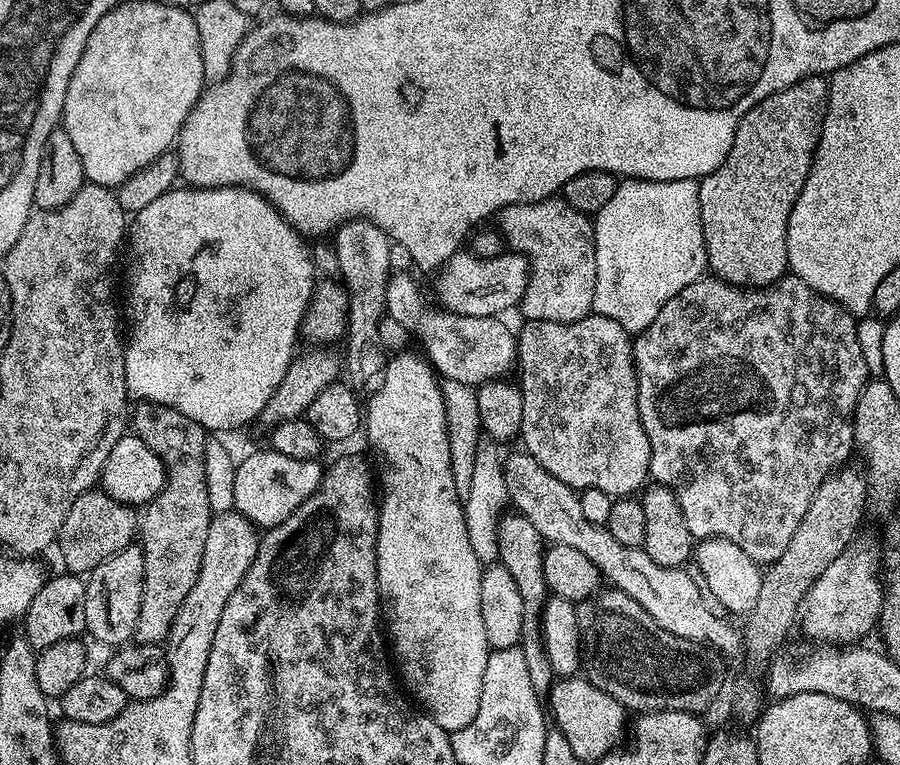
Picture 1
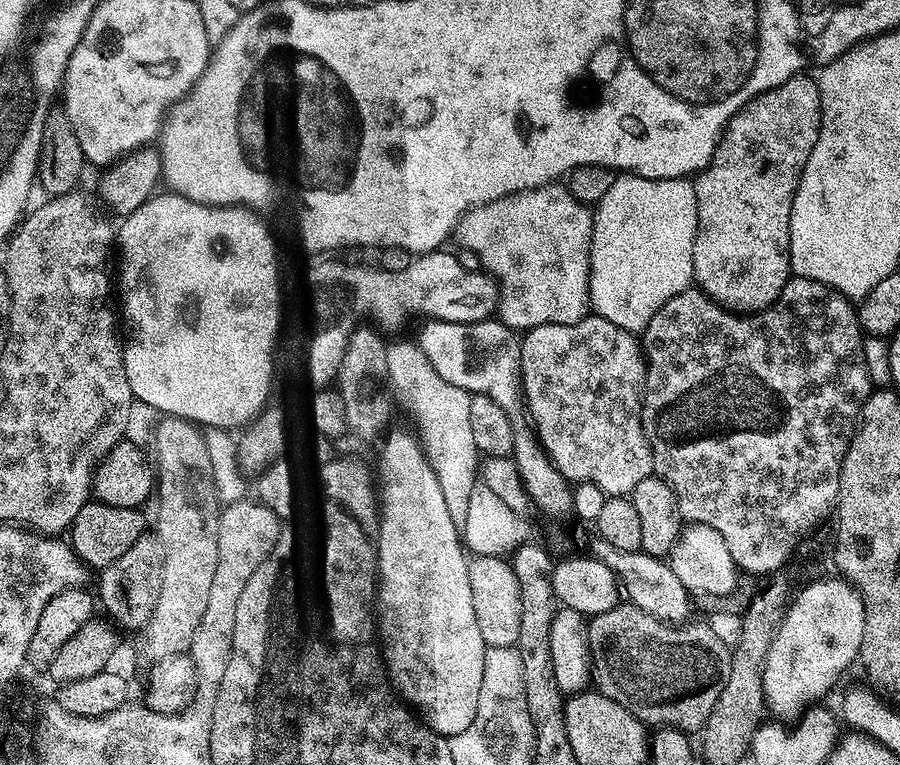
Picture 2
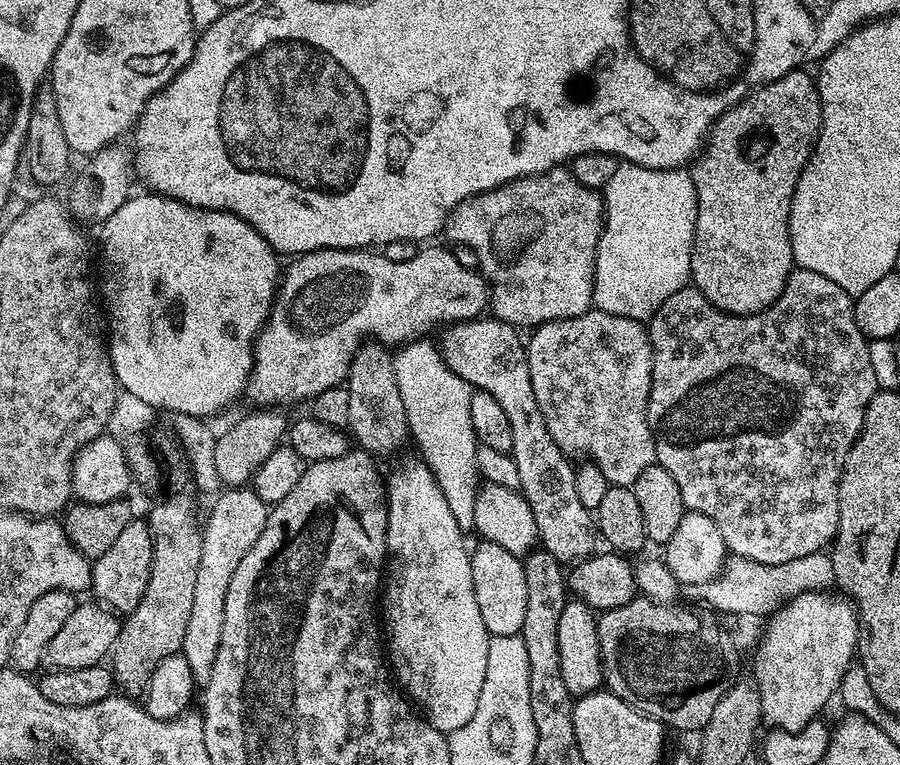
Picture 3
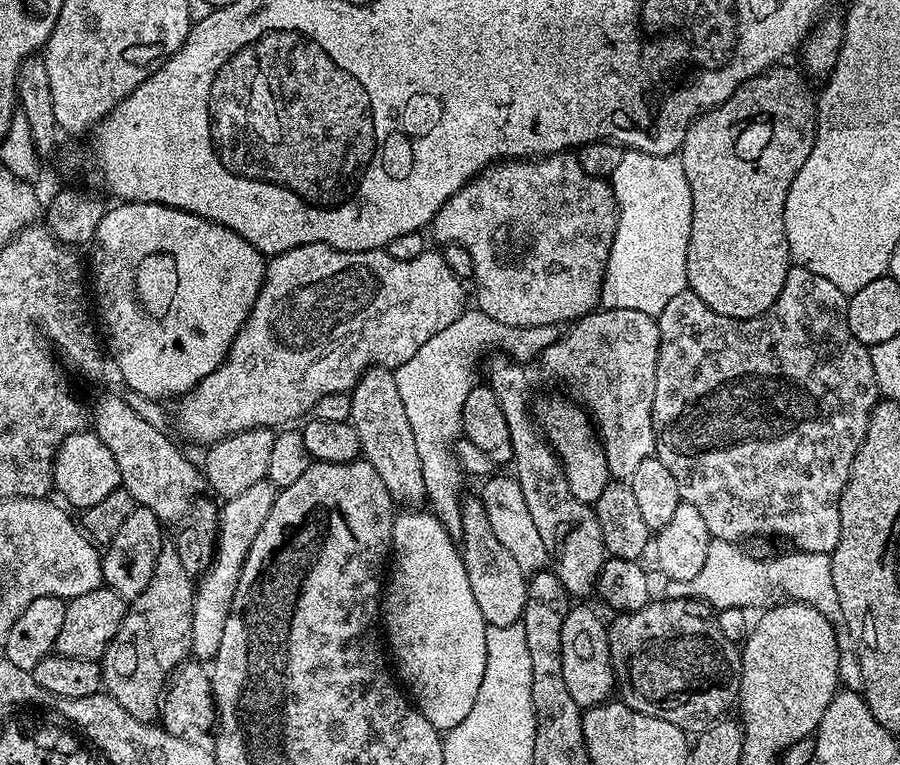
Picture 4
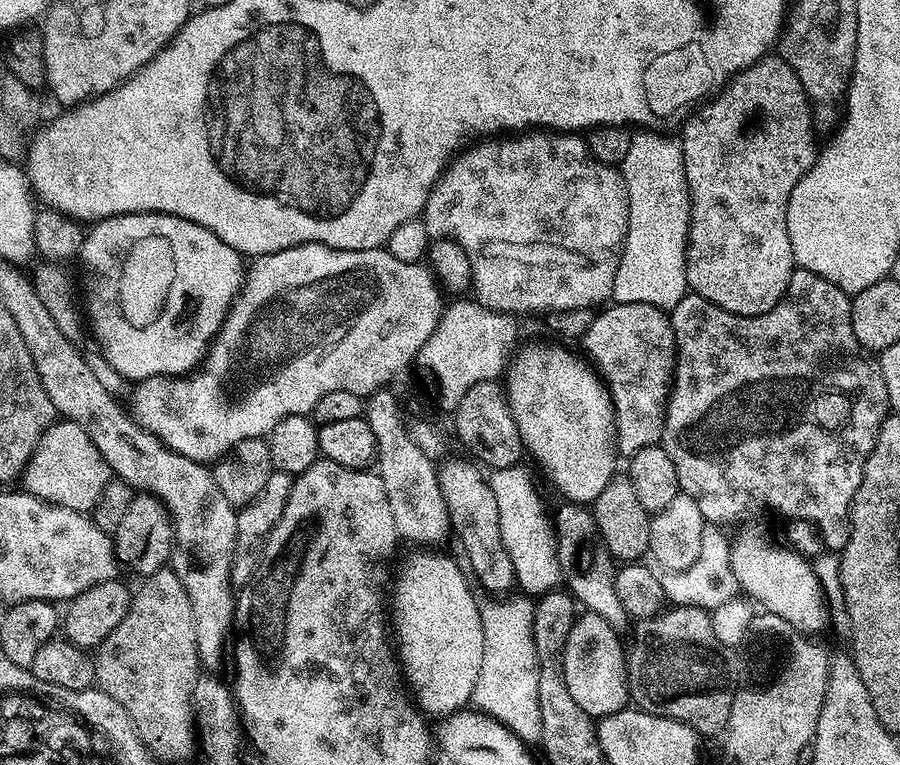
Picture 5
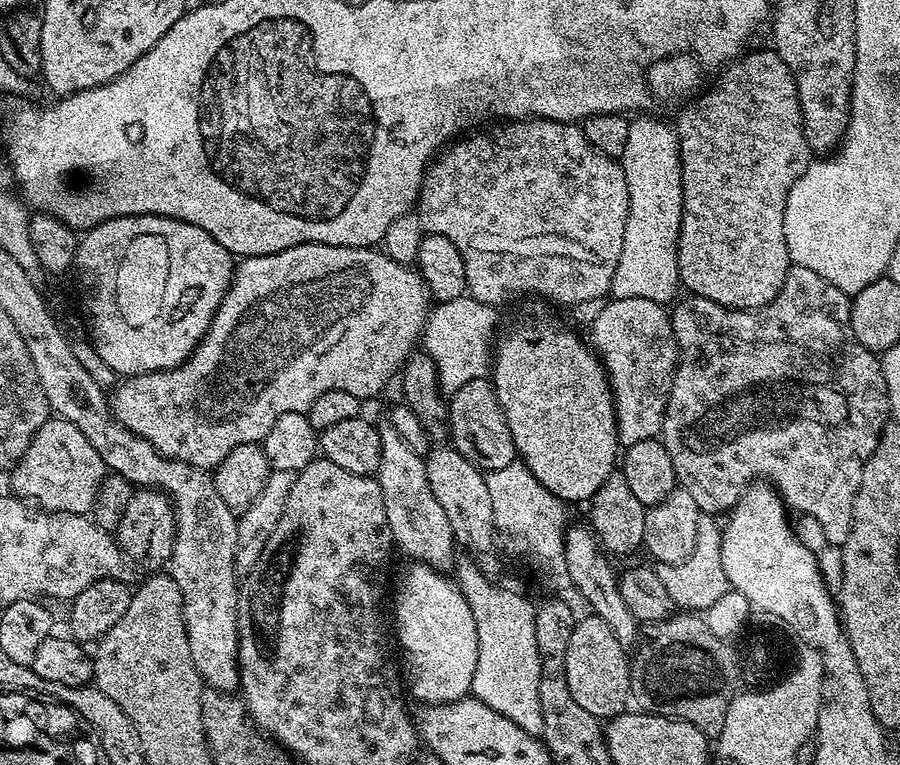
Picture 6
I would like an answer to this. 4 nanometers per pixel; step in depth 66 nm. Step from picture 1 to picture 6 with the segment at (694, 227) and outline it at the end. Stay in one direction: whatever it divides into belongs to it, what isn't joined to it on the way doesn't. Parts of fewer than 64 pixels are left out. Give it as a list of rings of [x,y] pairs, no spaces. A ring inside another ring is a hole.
[[[640,114],[629,123],[626,150],[622,150],[618,158],[620,169],[626,174],[630,210],[611,295],[615,298],[650,298],[650,302],[667,305],[677,299],[676,291],[682,288],[676,247],[682,226],[684,195],[680,137],[671,123],[656,119],[660,118]]]

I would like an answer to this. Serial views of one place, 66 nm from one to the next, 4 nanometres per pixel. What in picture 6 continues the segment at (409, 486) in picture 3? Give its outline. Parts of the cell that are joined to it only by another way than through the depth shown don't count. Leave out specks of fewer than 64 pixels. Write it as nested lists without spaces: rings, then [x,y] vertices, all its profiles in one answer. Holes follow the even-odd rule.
[[[423,562],[413,563],[411,567],[396,596],[396,640],[408,659],[408,672],[412,675],[411,695],[413,692],[426,706],[463,700],[471,693],[478,662],[478,630],[474,626],[474,614],[470,612],[466,598],[460,593],[460,585],[451,575]]]

